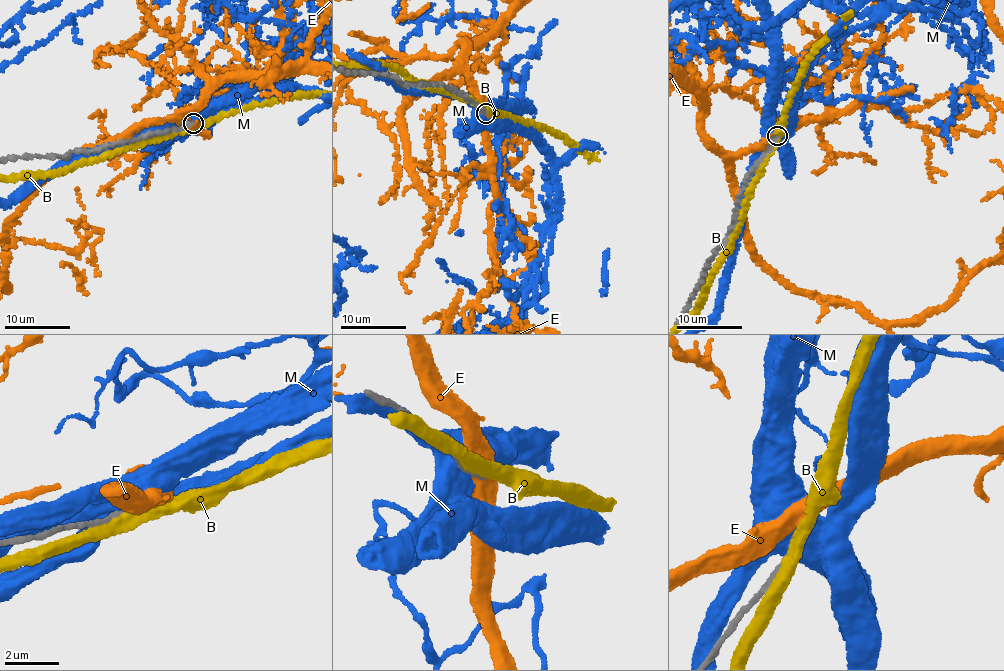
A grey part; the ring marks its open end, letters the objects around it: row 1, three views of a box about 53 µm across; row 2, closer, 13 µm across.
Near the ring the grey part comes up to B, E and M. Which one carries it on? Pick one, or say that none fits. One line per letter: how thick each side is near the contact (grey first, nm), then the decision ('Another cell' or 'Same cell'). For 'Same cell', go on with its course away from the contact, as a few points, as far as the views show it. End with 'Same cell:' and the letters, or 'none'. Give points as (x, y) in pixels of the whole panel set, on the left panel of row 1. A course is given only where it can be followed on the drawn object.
B: Thickness 220 nm (grey) against 440 nm. Another cell
E: Thickness 240 nm (grey) against 550 nm. Another cell
M: Thickness 300 nm (grey) against 1100 nm. Another cell
Same cell: none

